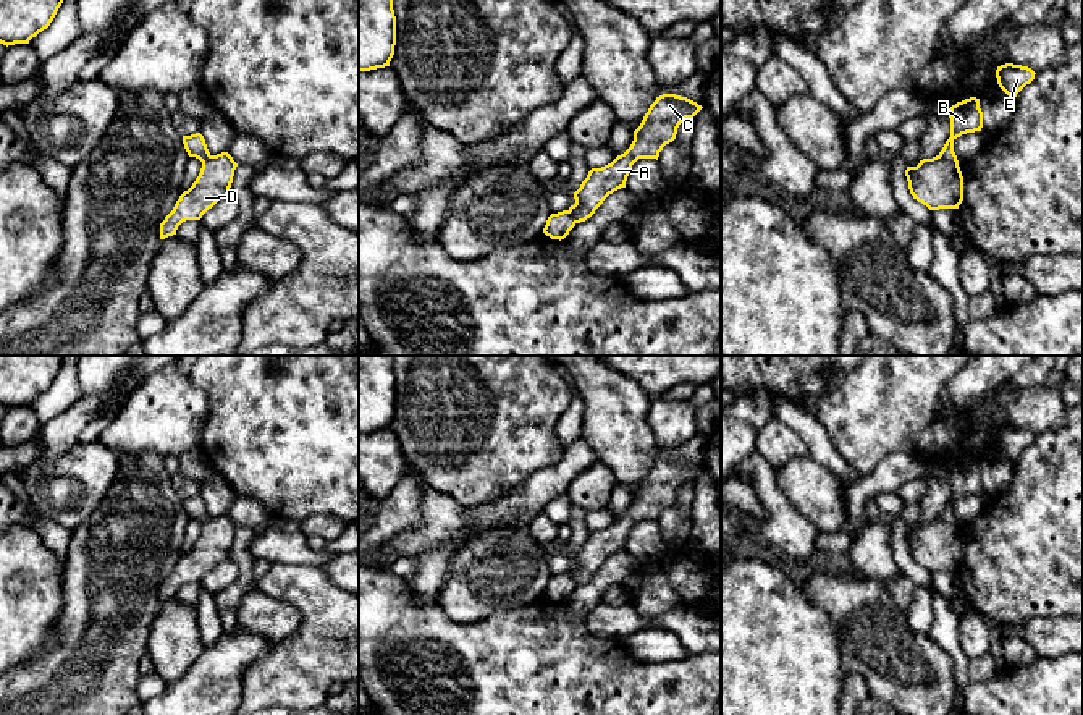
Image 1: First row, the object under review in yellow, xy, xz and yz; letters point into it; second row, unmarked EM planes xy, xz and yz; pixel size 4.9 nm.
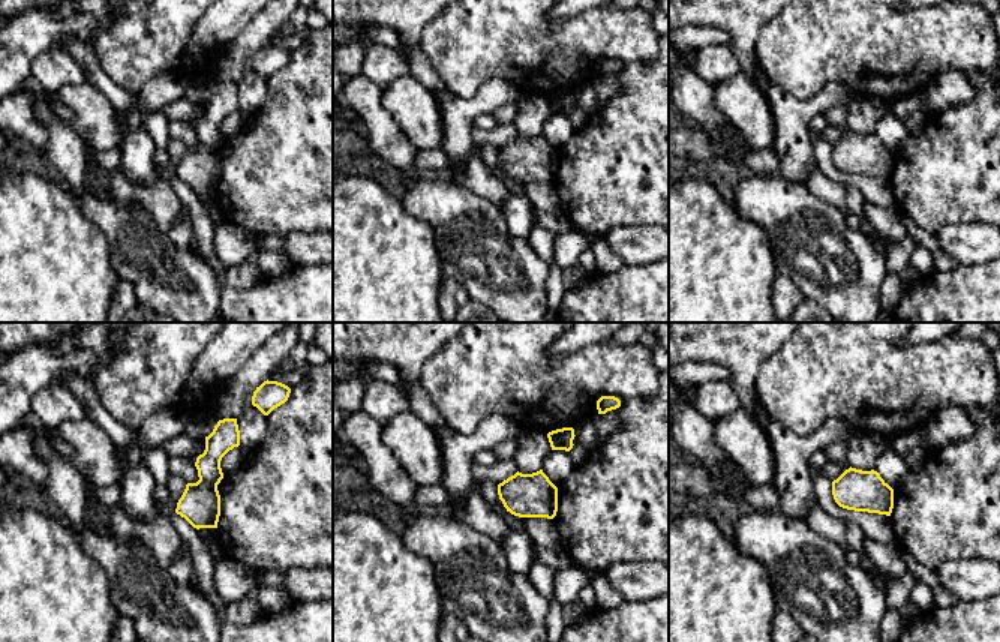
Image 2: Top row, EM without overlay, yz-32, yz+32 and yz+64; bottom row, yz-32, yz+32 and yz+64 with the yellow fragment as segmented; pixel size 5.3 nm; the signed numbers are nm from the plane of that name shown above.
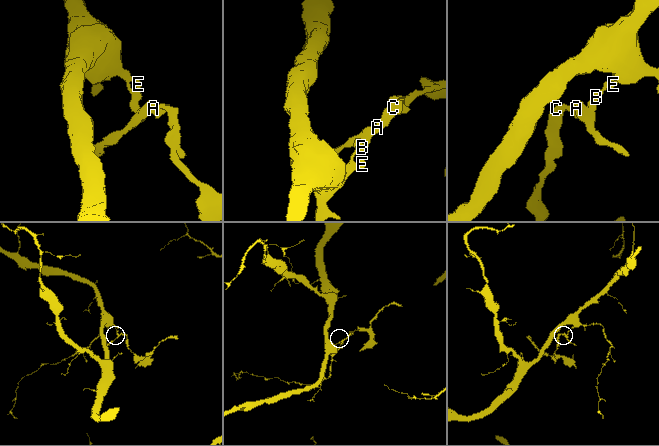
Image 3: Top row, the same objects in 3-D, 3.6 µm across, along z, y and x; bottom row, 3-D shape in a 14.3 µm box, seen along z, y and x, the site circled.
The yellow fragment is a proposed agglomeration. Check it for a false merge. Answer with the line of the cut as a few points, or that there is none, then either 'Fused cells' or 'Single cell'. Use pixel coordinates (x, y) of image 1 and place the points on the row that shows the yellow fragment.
Split along yz (938, 156), (957, 165). Fused cells

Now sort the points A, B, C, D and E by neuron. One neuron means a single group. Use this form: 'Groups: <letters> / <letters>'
Groups: A C D / B E

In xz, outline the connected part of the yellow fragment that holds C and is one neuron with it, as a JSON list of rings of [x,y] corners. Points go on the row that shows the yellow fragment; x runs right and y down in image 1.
[[[663,94],[650,105],[640,126],[634,131],[630,147],[601,168],[592,168],[574,192],[575,204],[569,212],[575,223],[590,218],[603,201],[626,188],[632,165],[638,159],[656,159],[663,147],[676,139],[685,118],[693,118],[703,107],[676,94]]]

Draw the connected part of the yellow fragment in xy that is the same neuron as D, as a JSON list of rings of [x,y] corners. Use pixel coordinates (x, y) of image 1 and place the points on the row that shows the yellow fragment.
[[[228,152],[210,155],[192,186],[176,201],[173,210],[160,223],[160,239],[176,235],[186,220],[200,220],[220,199],[230,194],[238,163]]]

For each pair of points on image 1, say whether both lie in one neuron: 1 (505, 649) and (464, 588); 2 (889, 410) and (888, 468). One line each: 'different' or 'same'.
1: different
2: different

